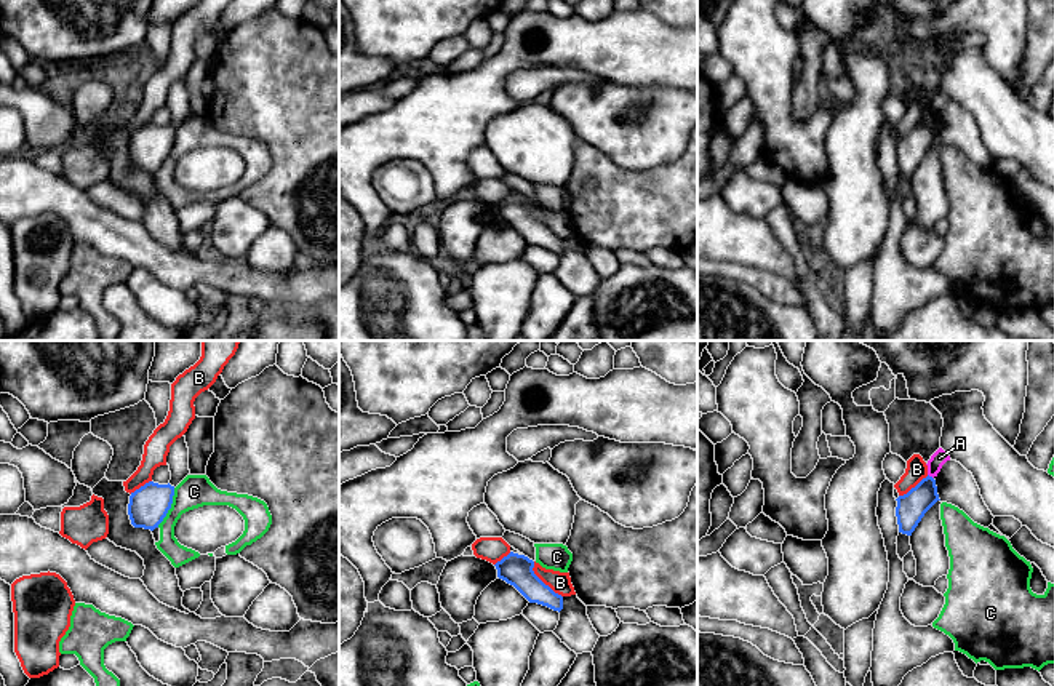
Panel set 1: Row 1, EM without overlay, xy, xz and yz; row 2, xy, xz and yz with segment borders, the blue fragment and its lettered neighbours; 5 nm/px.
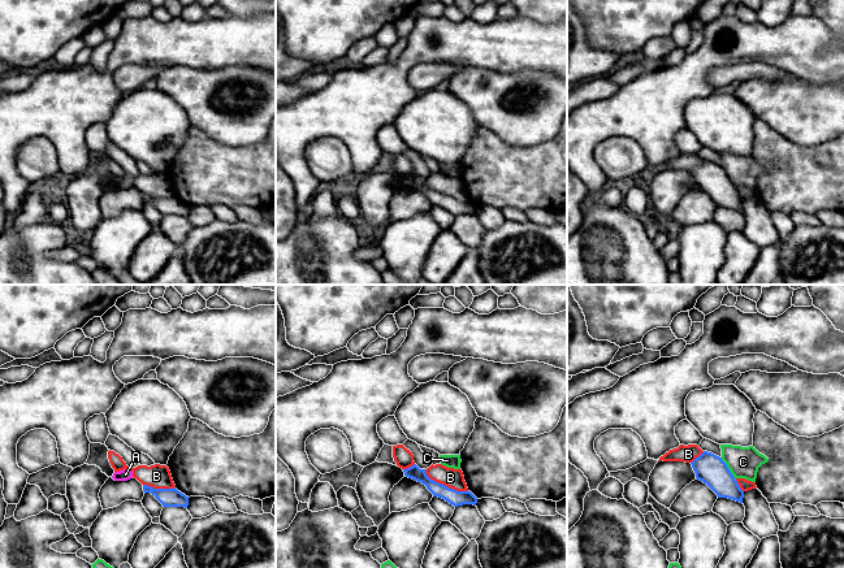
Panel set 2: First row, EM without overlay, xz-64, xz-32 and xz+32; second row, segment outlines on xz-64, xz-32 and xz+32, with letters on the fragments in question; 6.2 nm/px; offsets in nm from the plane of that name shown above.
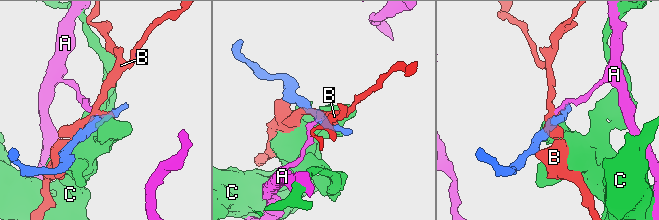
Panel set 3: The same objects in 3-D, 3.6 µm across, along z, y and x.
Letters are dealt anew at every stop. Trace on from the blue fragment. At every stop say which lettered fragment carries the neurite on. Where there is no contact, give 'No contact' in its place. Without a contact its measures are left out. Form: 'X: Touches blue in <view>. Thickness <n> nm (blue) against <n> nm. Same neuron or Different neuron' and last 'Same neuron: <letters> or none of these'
A: Touches blue in yz. Thickness 150 nm (blue) against 80 nm. Different neuron
B: Touches blue in xz. Thickness 160 nm (blue) against 110 nm. Different neuron
C: Touches blue in xy. Thickness 200 nm (blue) against 170 nm. Different neuron
Same neuron: none of these

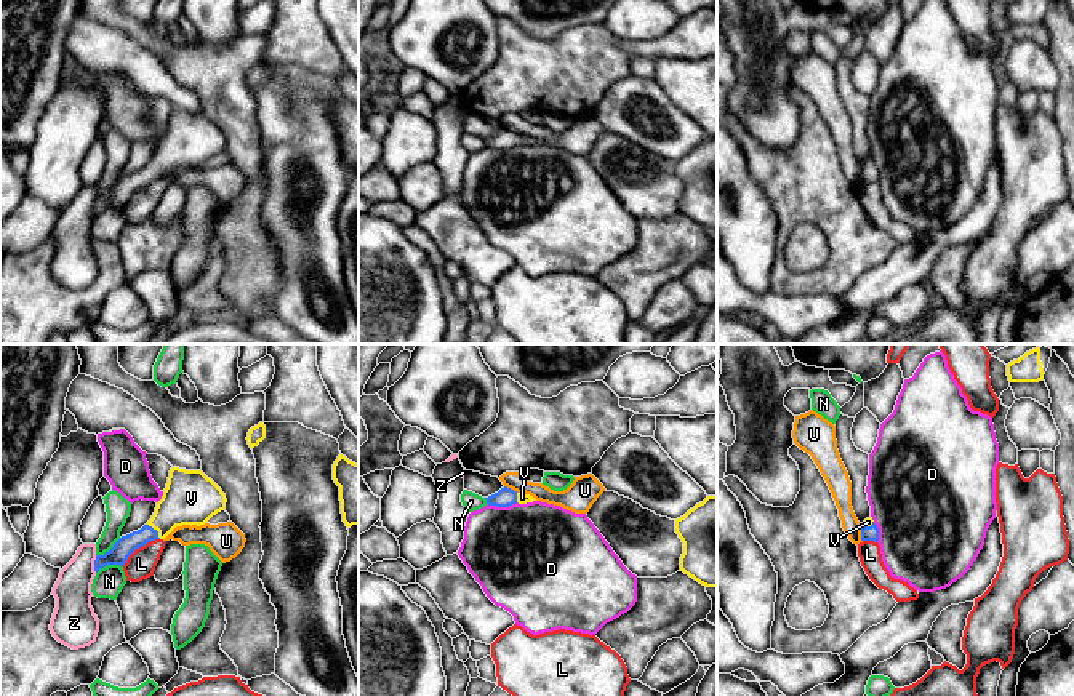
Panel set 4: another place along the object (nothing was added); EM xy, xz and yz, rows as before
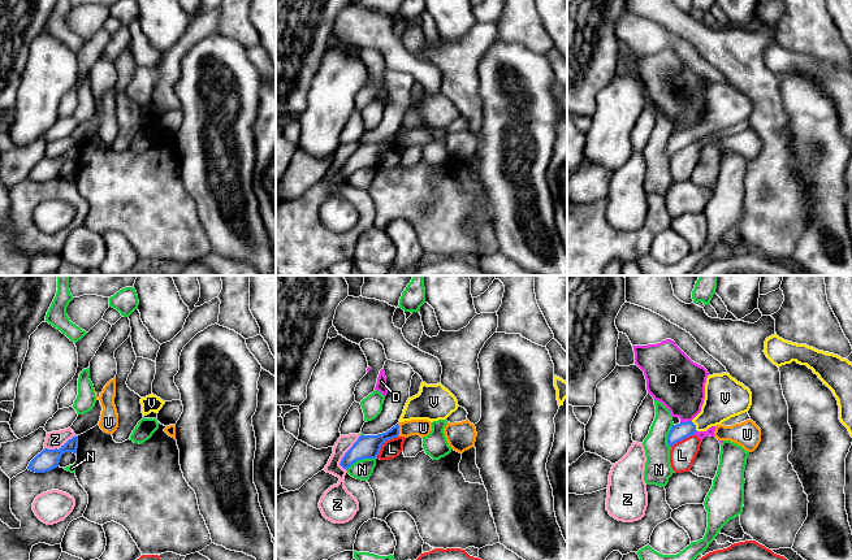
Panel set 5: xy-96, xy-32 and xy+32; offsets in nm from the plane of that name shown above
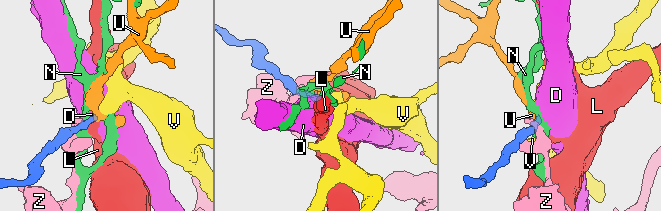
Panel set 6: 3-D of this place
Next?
D: Touches blue in xz. Thickness 90 nm (blue) against 480 nm. Different neuron
L: Touches blue in xy. Thickness 100 nm (blue) against 150 nm. Different neuron
N: Touches blue in xy. Thickness 100 nm (blue) against 150 nm. Different neuron
U: Touches blue in yz. Thickness 80 nm (blue) against 100 nm. Different neuron
V: Touches blue in xy. Thickness 100 nm (blue) against 280 nm. Same neuron
Z: Touches blue in xy. Thickness 100 nm (blue) against 190 nm. Different neuron
Same neuron: V

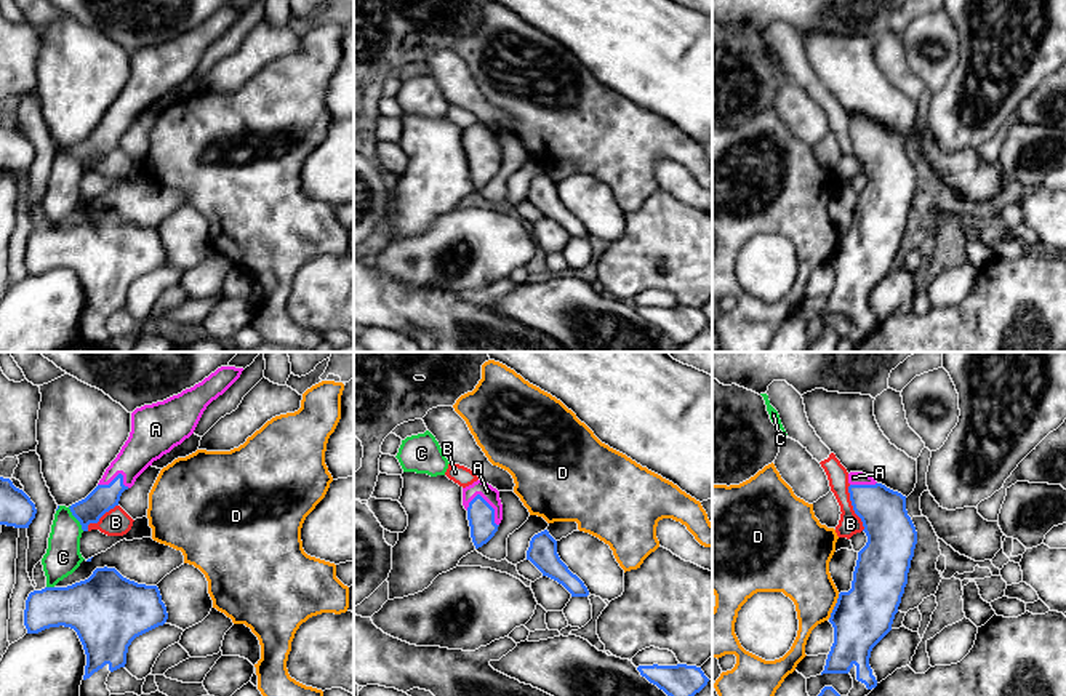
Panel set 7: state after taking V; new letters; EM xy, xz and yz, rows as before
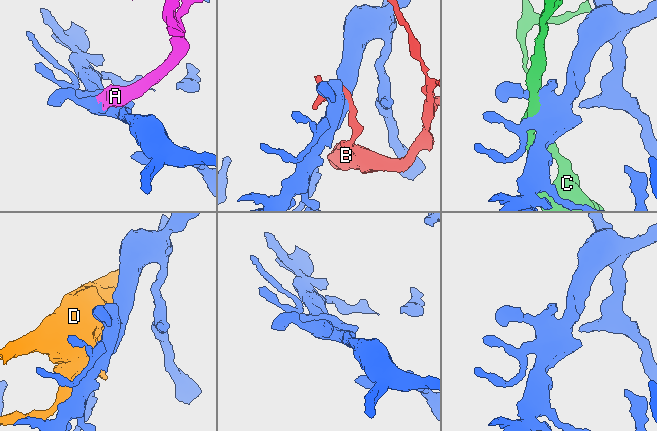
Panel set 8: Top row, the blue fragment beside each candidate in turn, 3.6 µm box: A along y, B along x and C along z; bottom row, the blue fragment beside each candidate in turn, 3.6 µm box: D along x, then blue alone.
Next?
A: Touches blue in xz. Thickness 140 nm (blue) against 80 nm. Same neuron
B: Touches blue in yz. Thickness 240 nm (blue) against 110 nm. Different neuron
C: Touches blue in xy. Thickness 140 nm (blue) against 180 nm. Different neuron
D: Touches blue in yz. Thickness 300 nm (blue) against 280 nm. Different neuron
Same neuron: A

